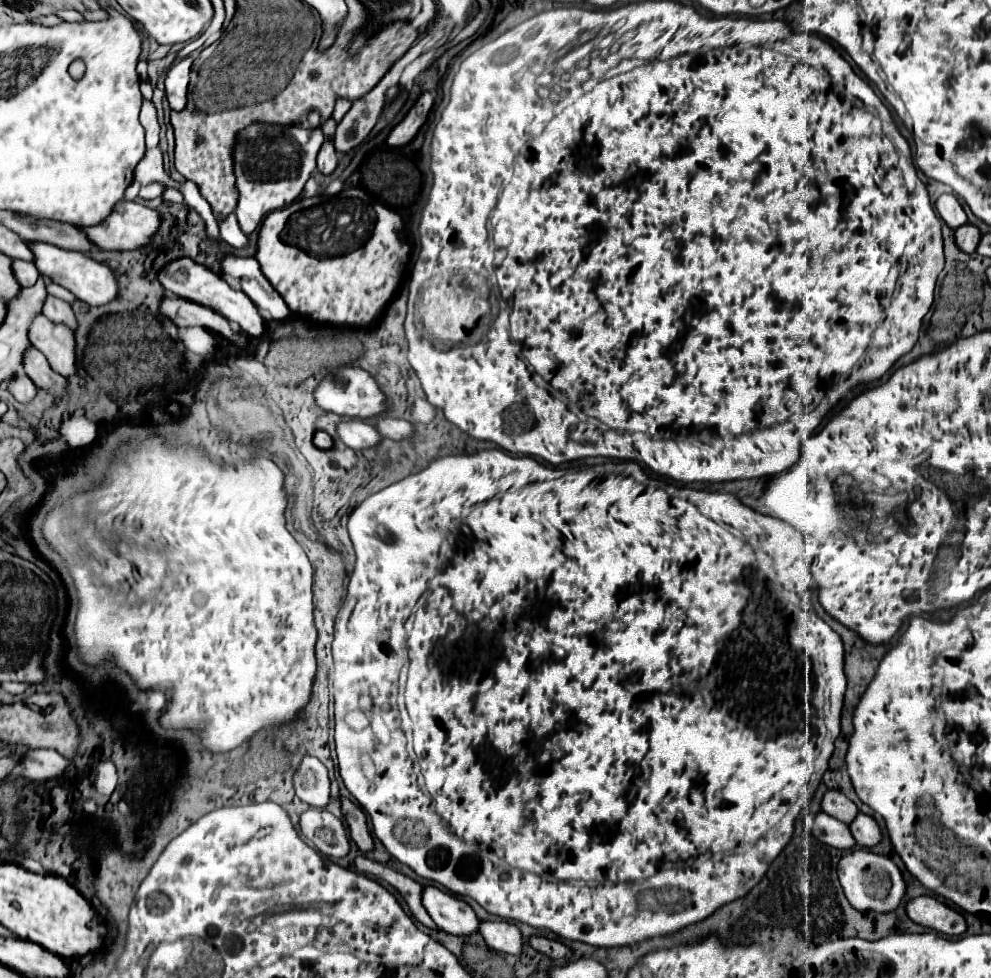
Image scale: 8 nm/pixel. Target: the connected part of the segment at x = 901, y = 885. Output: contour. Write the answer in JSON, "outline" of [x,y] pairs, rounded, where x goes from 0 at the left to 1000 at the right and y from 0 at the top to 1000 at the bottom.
{"outline":[[[862,868],[854,872],[846,880],[846,899],[852,909],[854,919],[858,921],[860,927],[866,931],[886,931],[886,934],[896,934],[906,927],[906,923],[912,917],[914,903],[910,899],[908,889],[892,874],[884,874],[876,868]]]}

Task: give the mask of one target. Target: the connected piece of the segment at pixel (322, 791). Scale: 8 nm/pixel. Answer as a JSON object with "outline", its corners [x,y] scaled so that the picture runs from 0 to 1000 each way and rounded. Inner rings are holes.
{"outline":[[[307,772],[305,780],[295,792],[297,799],[297,809],[301,817],[315,825],[327,825],[331,821],[333,813],[333,797],[327,780],[323,780],[315,772]]]}

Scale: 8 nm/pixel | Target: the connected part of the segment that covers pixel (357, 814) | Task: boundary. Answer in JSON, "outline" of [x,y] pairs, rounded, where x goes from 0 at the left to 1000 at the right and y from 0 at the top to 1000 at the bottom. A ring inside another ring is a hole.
{"outline":[[[343,815],[343,821],[345,821],[345,831],[347,831],[349,846],[351,846],[351,852],[353,852],[355,860],[363,866],[363,870],[375,870],[377,860],[375,860],[375,854],[371,850],[369,833],[365,831],[365,827],[361,823],[357,823],[349,815]]]}

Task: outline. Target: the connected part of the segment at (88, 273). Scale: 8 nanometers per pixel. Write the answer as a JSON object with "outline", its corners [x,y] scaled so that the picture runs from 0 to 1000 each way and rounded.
{"outline":[[[26,246],[26,251],[30,253],[32,261],[34,261],[34,271],[38,273],[38,277],[46,283],[52,285],[52,289],[63,291],[65,296],[69,296],[71,300],[75,300],[81,308],[87,308],[93,314],[111,310],[113,306],[117,306],[119,296],[117,296],[117,283],[115,277],[111,277],[111,273],[91,265],[87,259],[75,259],[75,257],[67,257],[61,253],[54,253],[50,248],[34,248],[34,246]]]}

